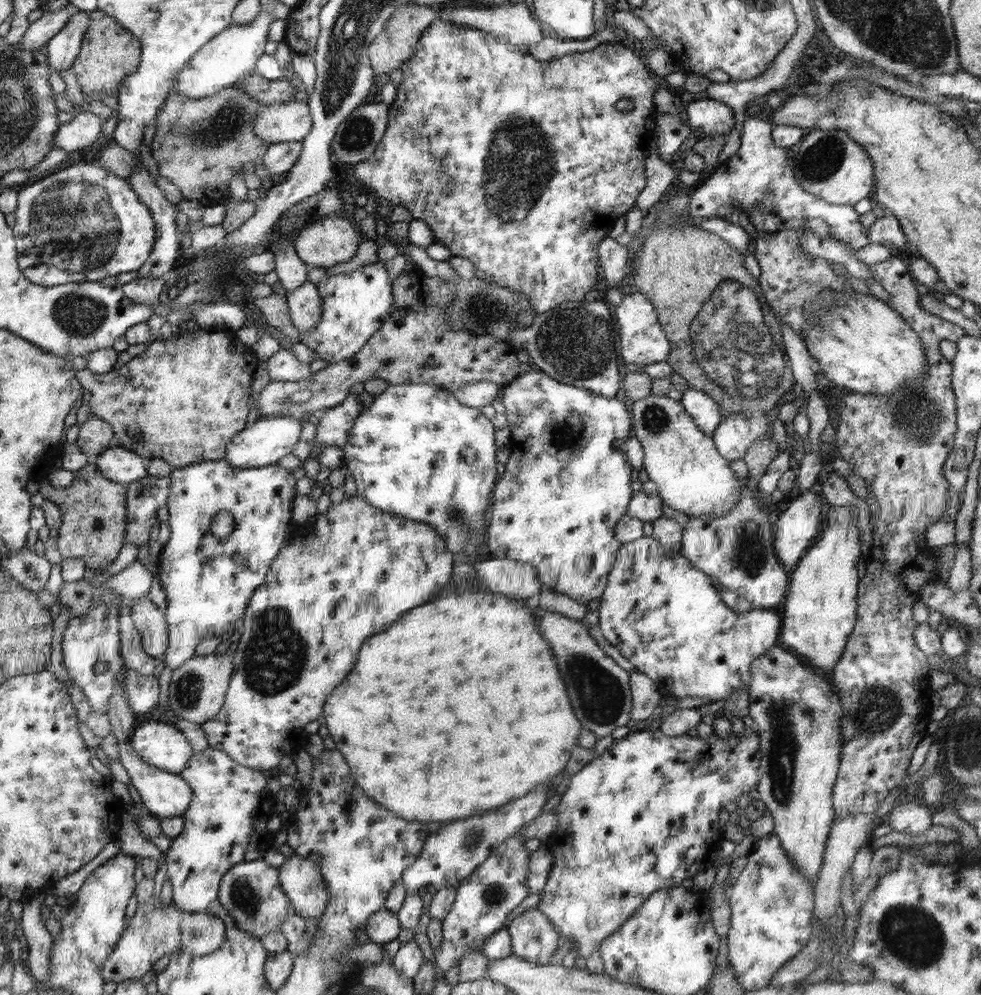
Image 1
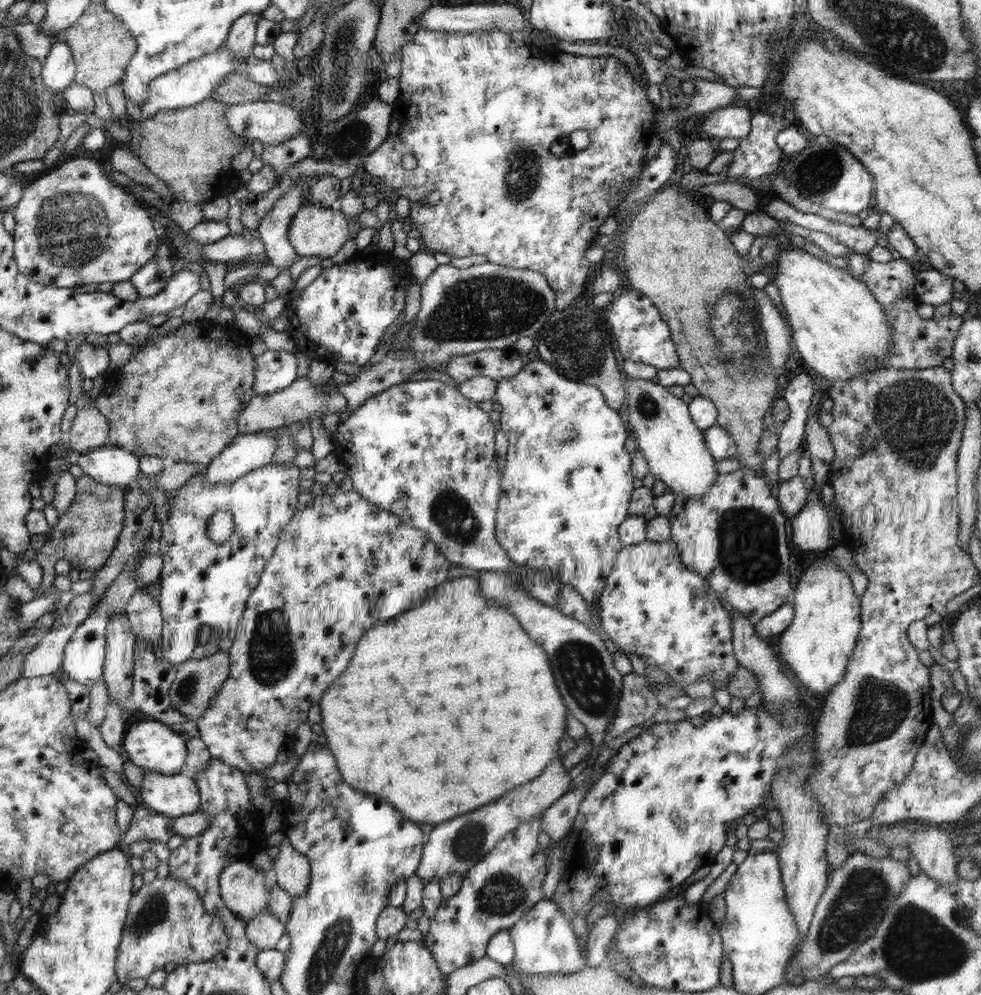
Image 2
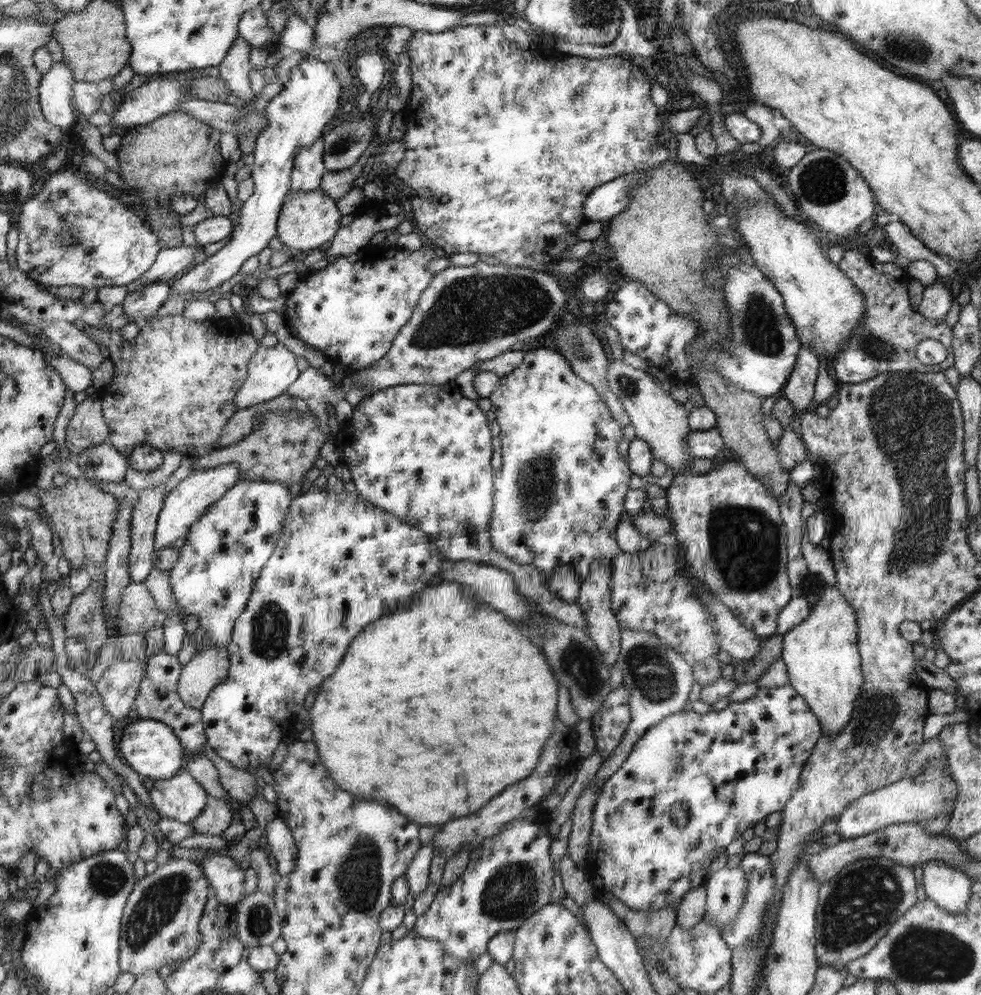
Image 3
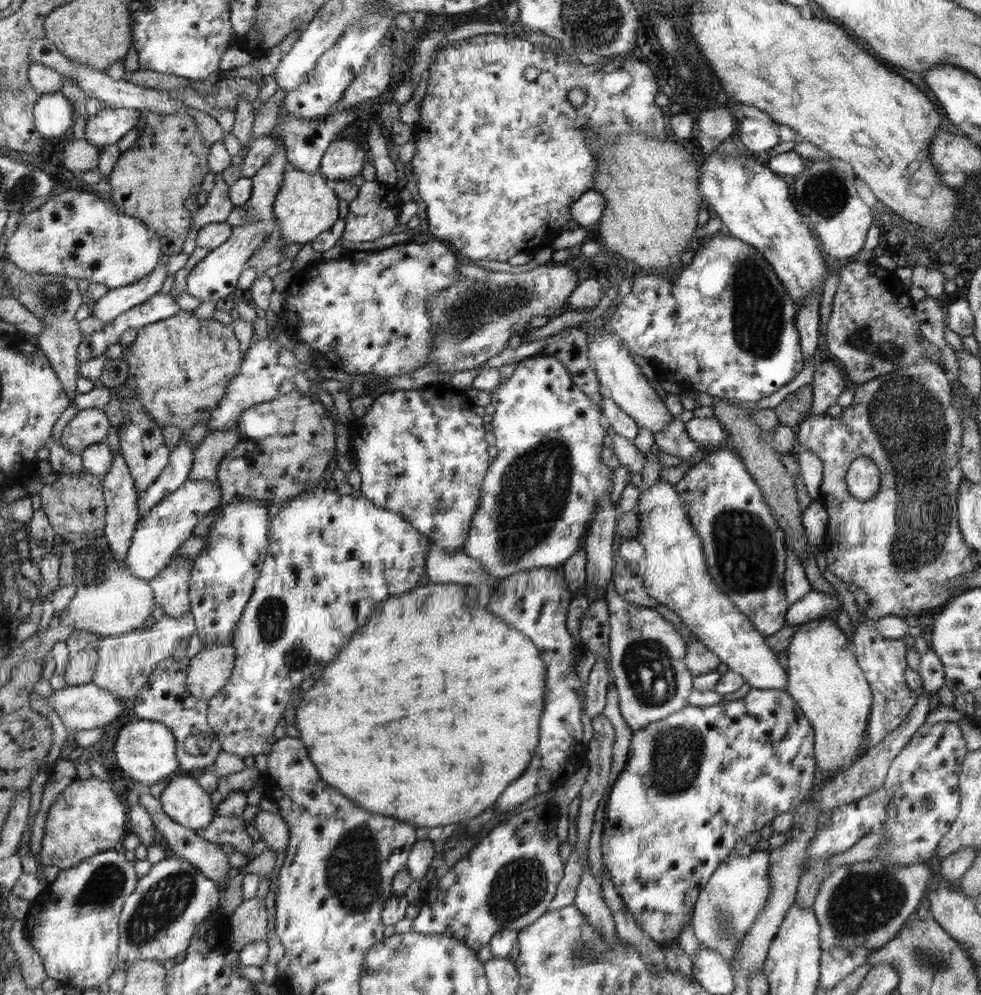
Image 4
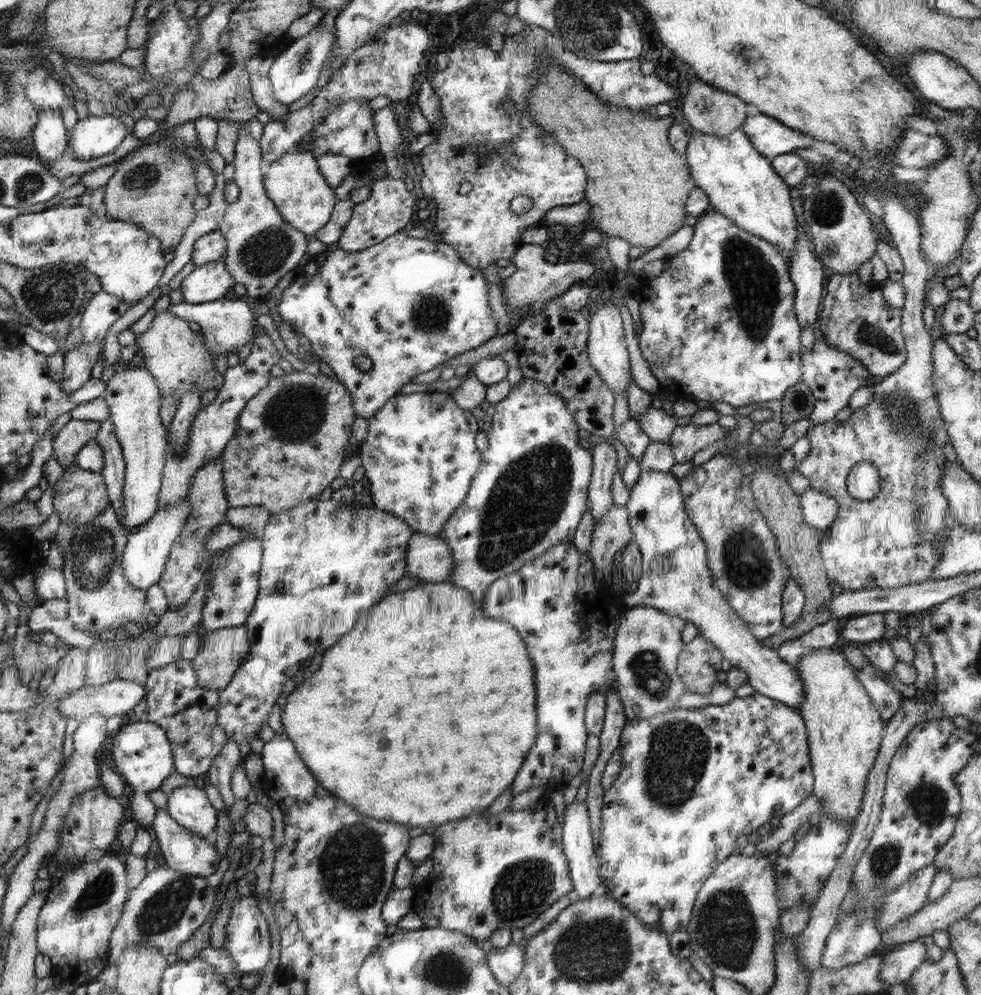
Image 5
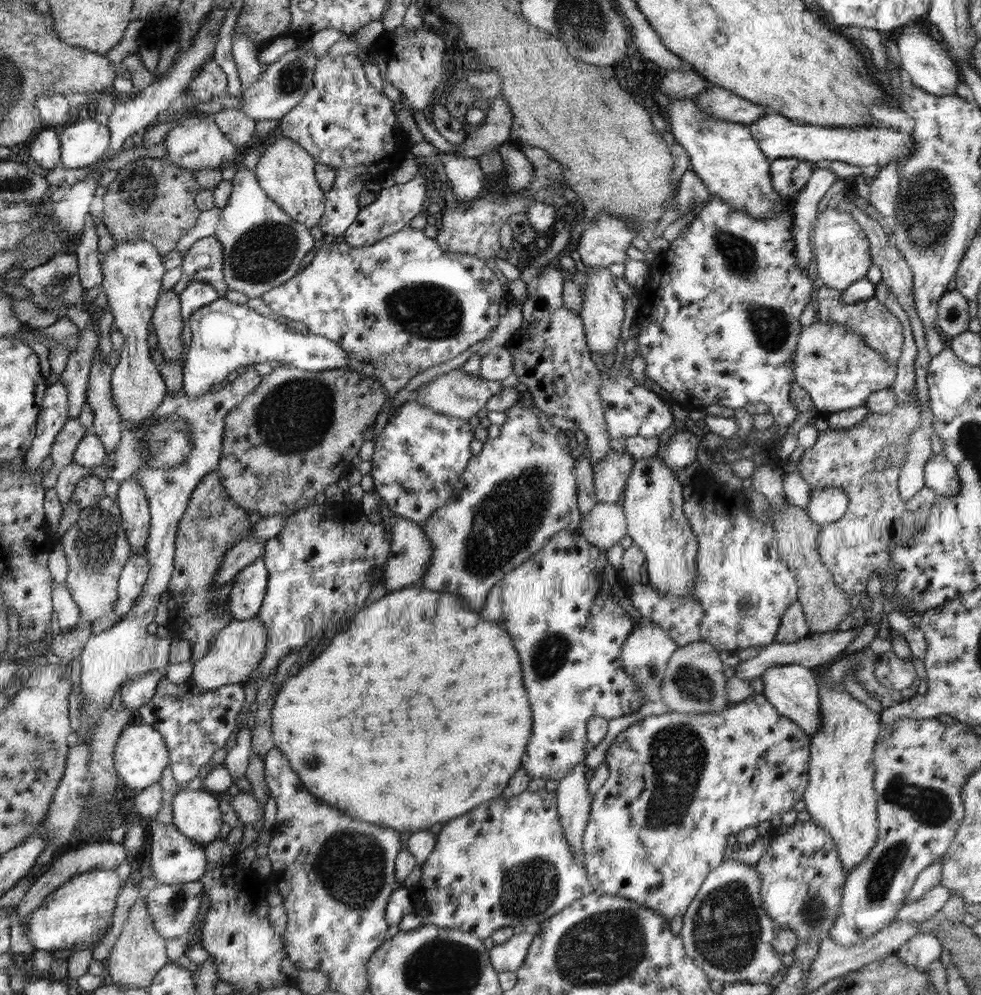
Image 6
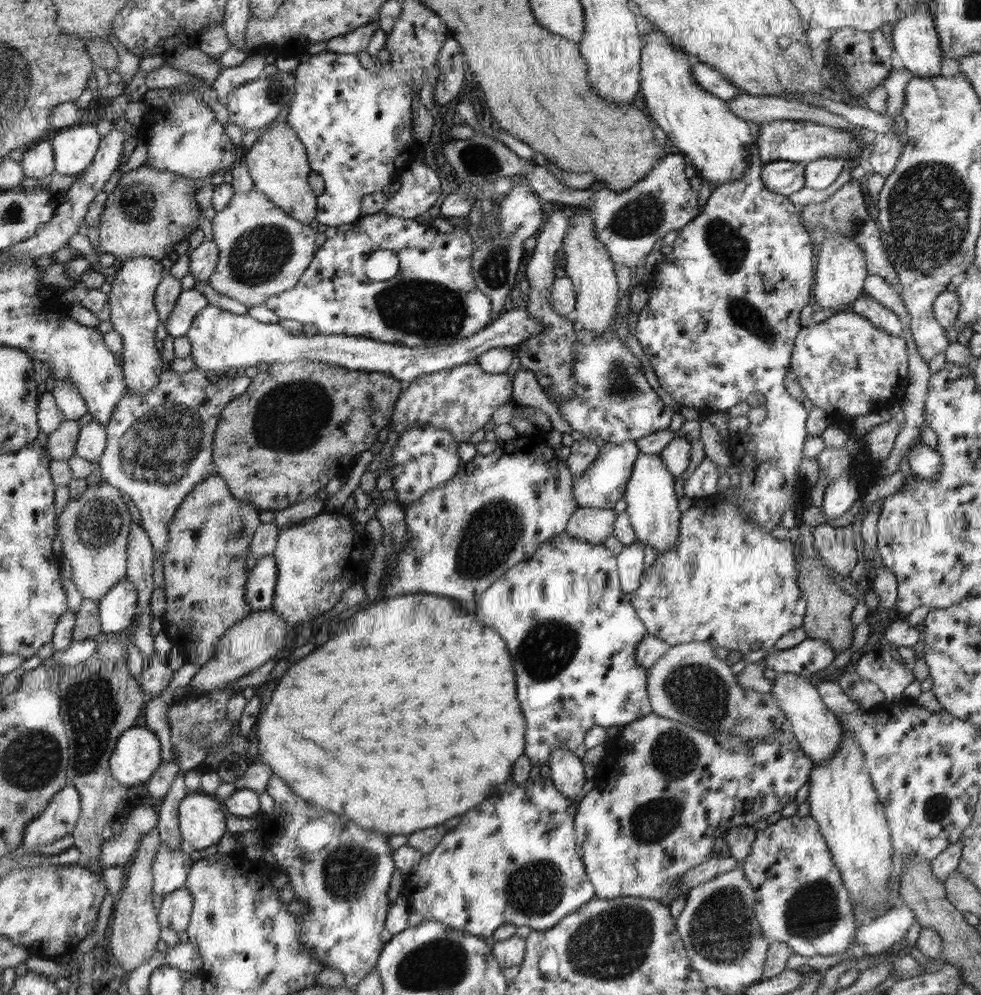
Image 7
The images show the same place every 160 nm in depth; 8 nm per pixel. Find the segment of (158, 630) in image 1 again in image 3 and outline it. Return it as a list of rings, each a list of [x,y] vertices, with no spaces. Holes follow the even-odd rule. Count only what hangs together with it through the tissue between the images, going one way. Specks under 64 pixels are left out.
[[[130,583],[123,590],[123,600],[116,613],[110,613],[107,602],[103,602],[103,615],[113,620],[112,636],[145,635],[160,620],[160,610],[155,604],[155,598],[144,583]]]

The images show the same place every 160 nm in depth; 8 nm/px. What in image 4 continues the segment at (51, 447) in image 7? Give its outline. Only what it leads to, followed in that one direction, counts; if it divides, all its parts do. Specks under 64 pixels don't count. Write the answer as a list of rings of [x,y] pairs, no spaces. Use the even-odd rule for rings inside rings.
[[[103,409],[78,411],[64,427],[59,444],[70,452],[81,455],[91,444],[106,442],[110,426],[110,418]]]

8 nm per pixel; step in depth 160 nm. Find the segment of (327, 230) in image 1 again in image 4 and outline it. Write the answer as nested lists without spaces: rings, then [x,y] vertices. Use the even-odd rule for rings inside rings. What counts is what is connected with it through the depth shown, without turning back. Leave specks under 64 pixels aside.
[[[287,163],[286,178],[276,196],[274,213],[277,222],[277,233],[290,244],[308,244],[318,239],[324,231],[334,226],[339,219],[339,196],[328,187],[319,172],[304,172],[296,169],[294,164]]]

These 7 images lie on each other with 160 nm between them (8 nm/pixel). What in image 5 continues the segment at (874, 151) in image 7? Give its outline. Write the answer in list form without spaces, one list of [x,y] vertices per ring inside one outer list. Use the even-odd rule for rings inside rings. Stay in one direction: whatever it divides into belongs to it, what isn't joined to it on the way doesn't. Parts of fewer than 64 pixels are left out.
[[[879,186],[878,190],[876,198],[884,208],[884,226],[889,230],[891,243],[903,260],[903,277],[899,281],[905,288],[905,303],[901,306],[901,329],[907,357],[896,372],[872,384],[873,400],[854,410],[848,420],[821,422],[807,430],[805,435],[811,449],[808,456],[796,464],[795,470],[809,478],[810,488],[835,498],[839,504],[836,520],[820,538],[820,555],[828,579],[837,590],[844,591],[898,588],[930,579],[942,555],[944,531],[951,522],[949,504],[941,490],[941,478],[949,463],[942,447],[949,441],[949,436],[932,380],[932,333],[926,330],[922,319],[926,281],[934,275],[934,268],[928,264],[921,249],[922,231],[919,218],[904,207],[902,195],[897,193],[897,190],[885,186]],[[862,461],[871,462],[878,469],[881,480],[880,492],[872,500],[864,502],[849,498],[847,492],[848,473],[857,462]]]

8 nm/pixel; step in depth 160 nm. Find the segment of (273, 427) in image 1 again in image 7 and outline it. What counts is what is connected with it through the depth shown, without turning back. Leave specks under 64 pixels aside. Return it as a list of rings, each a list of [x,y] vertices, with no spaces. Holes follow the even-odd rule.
[[[134,583],[115,584],[98,603],[101,629],[104,633],[122,632],[136,615],[136,587]]]

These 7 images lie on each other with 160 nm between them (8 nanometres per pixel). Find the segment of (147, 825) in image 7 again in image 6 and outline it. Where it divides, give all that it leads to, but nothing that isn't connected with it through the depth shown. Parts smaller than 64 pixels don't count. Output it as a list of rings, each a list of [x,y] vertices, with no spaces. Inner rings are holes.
[[[111,840],[90,841],[90,843],[87,843],[86,846],[82,846],[82,848],[59,852],[41,873],[37,873],[34,879],[35,882],[28,888],[28,891],[26,891],[22,900],[20,900],[20,903],[15,908],[21,924],[25,922],[23,918],[27,918],[31,912],[34,912],[39,906],[42,906],[44,901],[47,900],[48,895],[57,888],[60,888],[62,884],[68,882],[76,875],[90,870],[114,870],[119,864],[124,863],[128,852],[128,850],[125,850],[123,843],[115,843]]]

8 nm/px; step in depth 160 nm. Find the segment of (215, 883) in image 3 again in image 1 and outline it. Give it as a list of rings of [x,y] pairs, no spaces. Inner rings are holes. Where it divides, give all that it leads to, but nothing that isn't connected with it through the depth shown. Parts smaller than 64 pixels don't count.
[[[263,858],[244,861],[235,864],[224,874],[224,884],[219,884],[220,900],[224,900],[224,908],[240,920],[240,928],[249,932],[257,939],[269,932],[281,930],[282,923],[287,919],[291,908],[291,901],[282,887],[279,868],[270,866]]]

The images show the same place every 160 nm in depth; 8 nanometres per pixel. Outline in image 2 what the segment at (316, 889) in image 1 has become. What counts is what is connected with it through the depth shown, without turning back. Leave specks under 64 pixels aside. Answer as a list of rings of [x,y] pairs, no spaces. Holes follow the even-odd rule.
[[[287,837],[282,841],[280,852],[274,859],[273,871],[276,873],[277,885],[292,898],[302,896],[311,879],[311,866],[308,858],[300,854]]]

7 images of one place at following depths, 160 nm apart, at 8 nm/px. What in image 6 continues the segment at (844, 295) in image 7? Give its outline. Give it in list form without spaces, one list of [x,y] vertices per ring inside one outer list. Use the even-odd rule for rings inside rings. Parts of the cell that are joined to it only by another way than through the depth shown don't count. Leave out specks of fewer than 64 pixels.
[[[828,205],[817,217],[811,233],[813,248],[813,275],[824,285],[837,291],[845,291],[848,286],[867,275],[871,261],[867,234],[850,213],[839,211]]]

